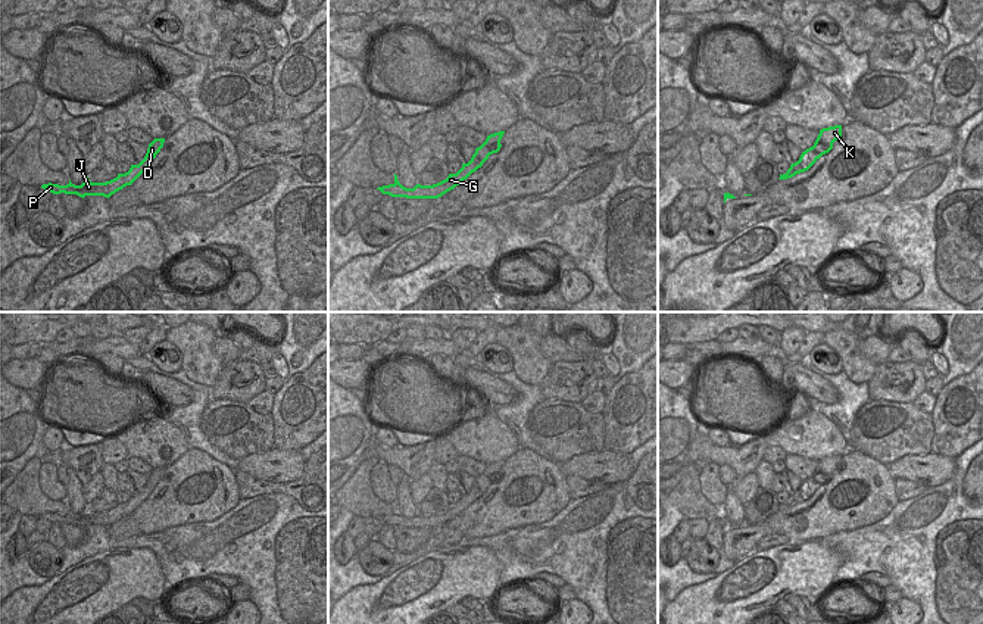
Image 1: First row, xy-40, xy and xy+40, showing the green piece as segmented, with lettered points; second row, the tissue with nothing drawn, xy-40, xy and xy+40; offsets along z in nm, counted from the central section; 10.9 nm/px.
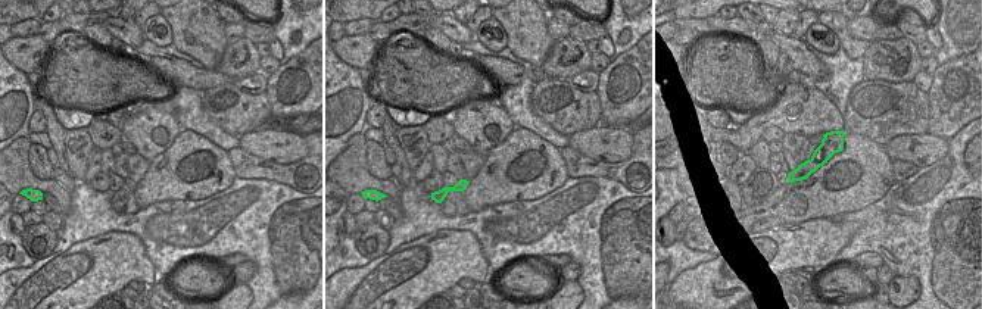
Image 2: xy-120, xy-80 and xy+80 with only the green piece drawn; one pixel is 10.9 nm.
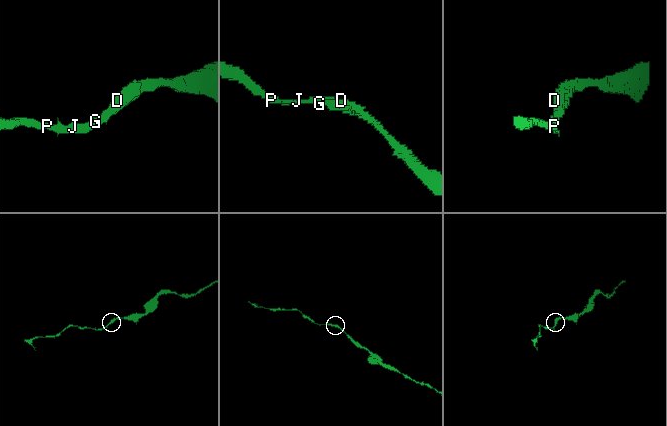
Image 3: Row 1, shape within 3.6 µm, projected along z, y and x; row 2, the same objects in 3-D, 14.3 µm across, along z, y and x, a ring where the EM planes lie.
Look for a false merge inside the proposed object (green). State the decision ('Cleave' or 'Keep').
Keep.

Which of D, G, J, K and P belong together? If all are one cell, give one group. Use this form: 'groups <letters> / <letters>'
groups D G J K P

